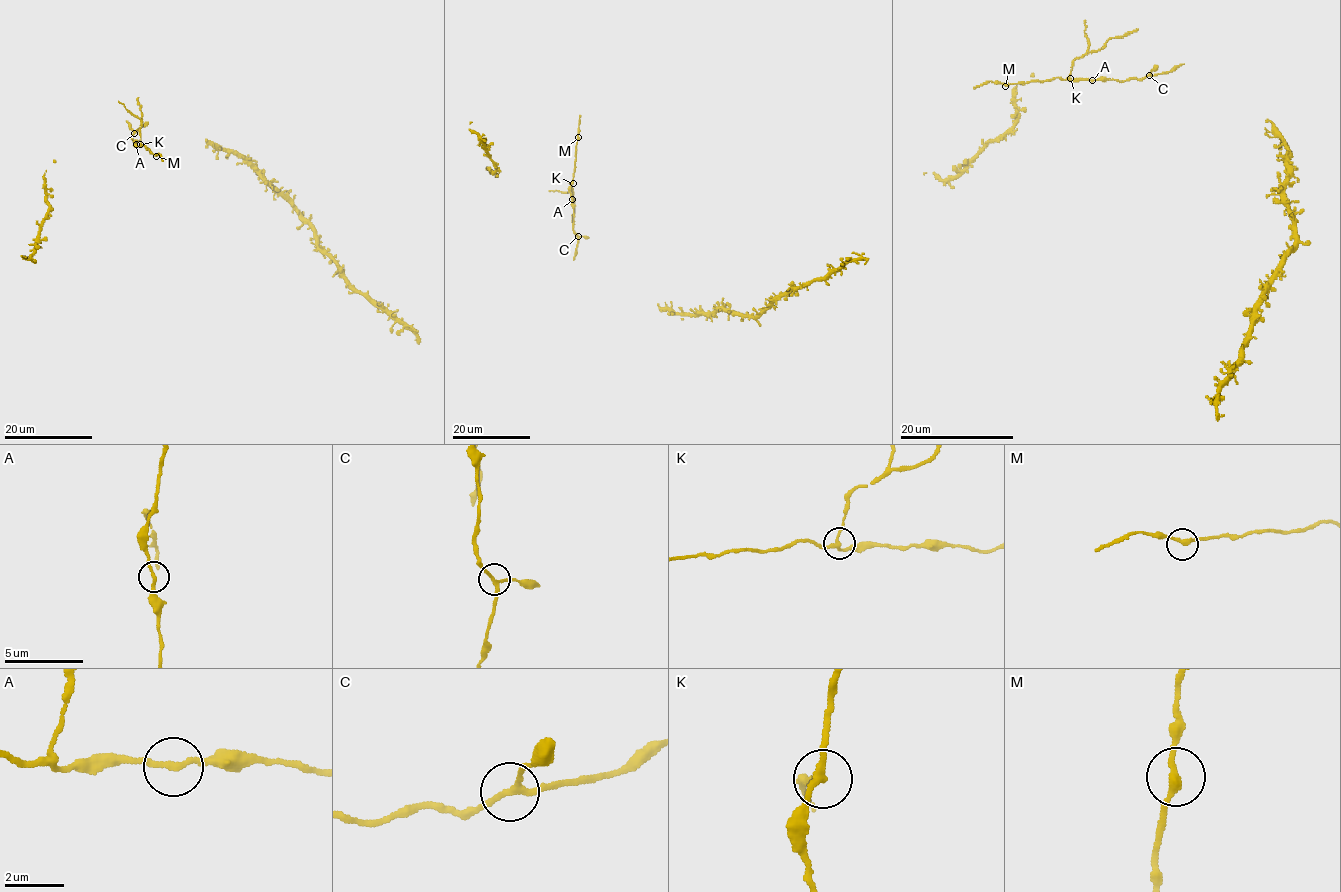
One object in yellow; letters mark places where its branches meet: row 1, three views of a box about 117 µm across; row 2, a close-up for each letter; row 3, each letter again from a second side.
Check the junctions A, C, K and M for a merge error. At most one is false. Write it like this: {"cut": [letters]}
{"cut": ["K"]}

